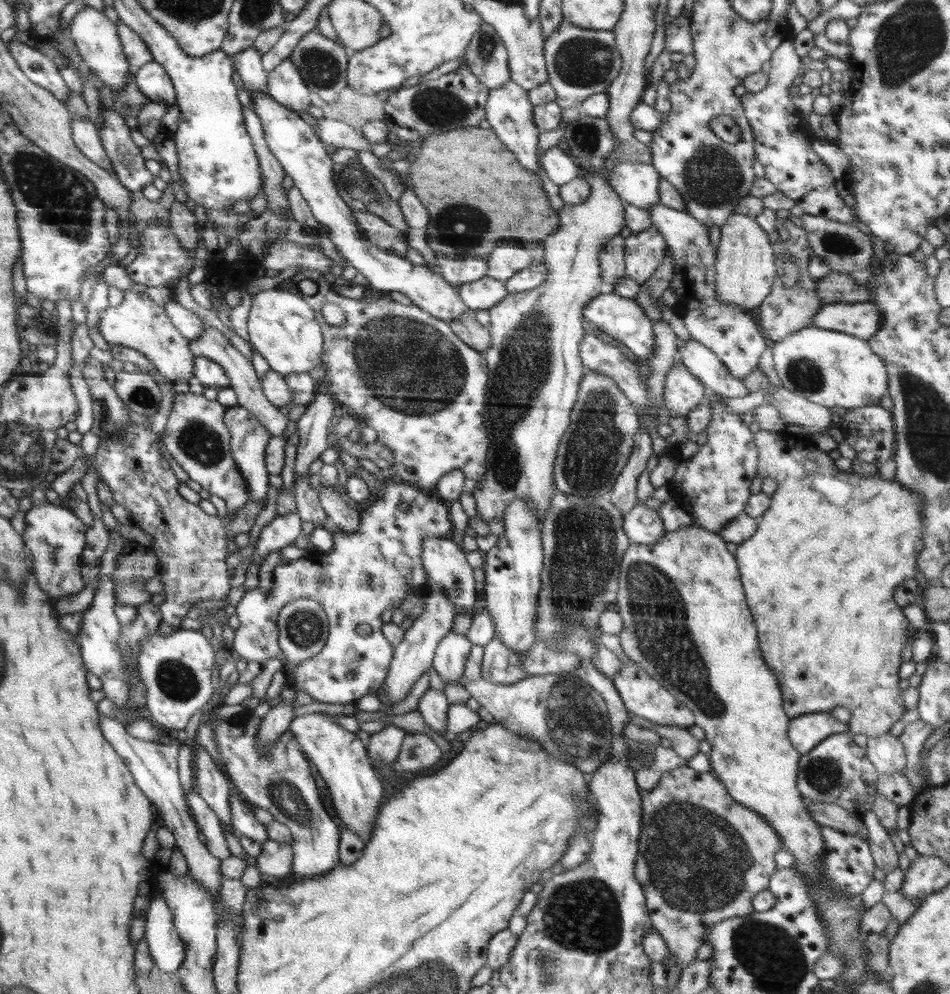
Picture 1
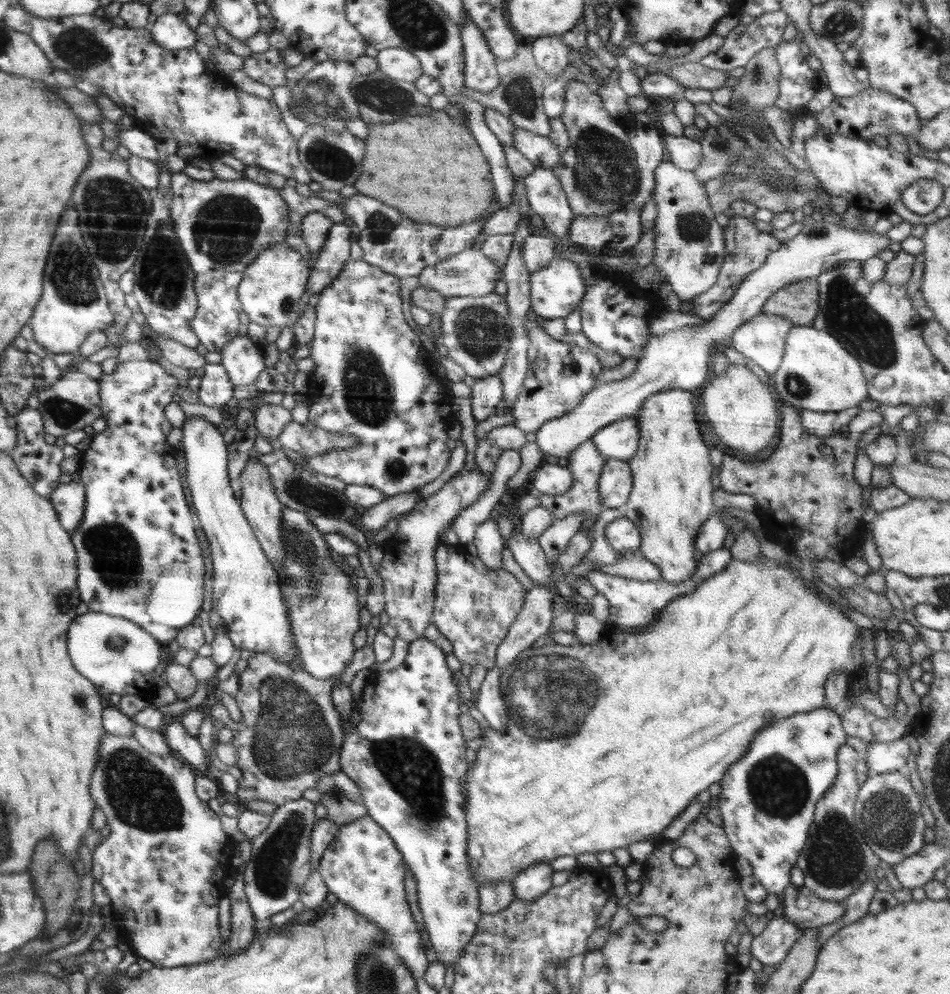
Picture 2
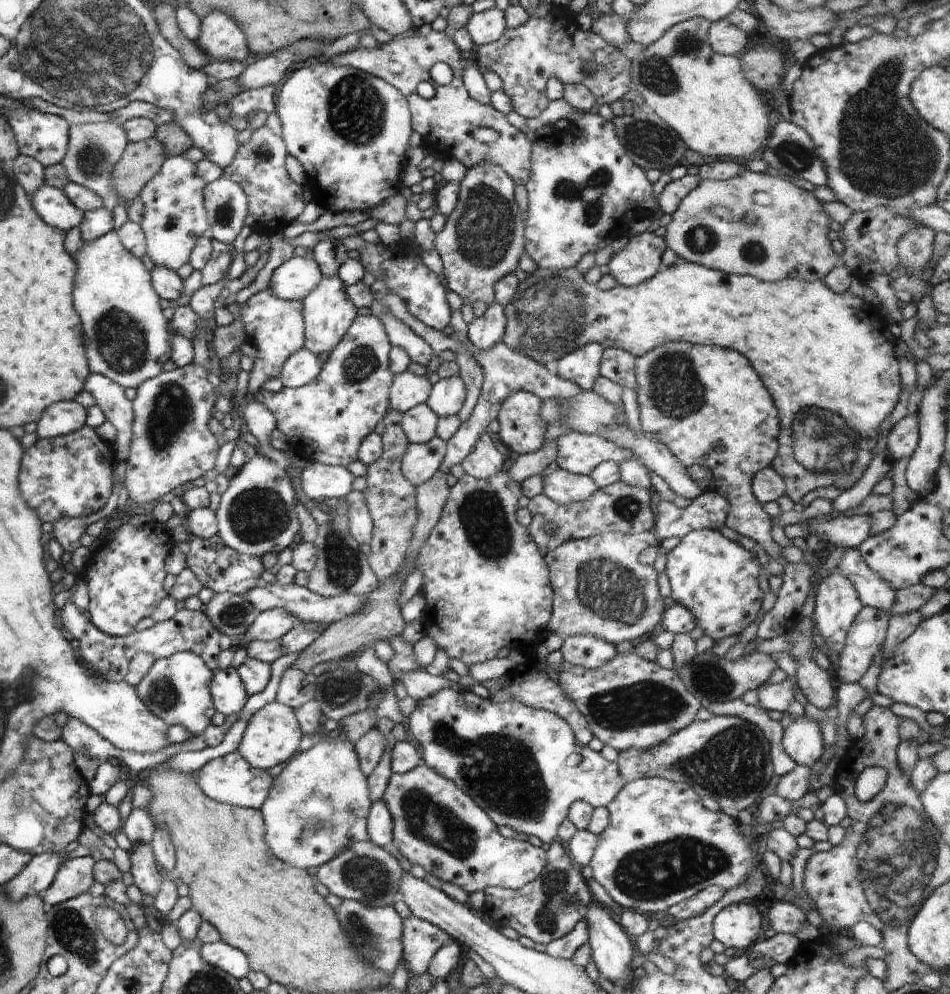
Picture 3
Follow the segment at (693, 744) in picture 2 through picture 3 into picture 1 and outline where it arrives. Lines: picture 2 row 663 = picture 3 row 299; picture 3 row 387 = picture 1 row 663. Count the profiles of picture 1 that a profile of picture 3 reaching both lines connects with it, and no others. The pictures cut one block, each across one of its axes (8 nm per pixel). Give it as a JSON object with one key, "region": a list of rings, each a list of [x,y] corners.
{"region":[[[760,429],[754,433],[754,442],[759,452],[757,464],[760,478],[772,478],[778,483],[778,489],[771,496],[768,510],[760,517],[760,523],[754,535],[740,543],[736,548],[736,562],[740,572],[740,580],[745,592],[746,604],[754,618],[758,644],[768,670],[776,676],[784,703],[783,710],[788,719],[794,719],[809,713],[830,713],[834,708],[843,707],[850,712],[849,731],[854,735],[877,737],[888,733],[896,722],[900,721],[907,712],[902,699],[902,688],[899,683],[899,668],[901,665],[902,649],[908,640],[908,619],[902,608],[894,602],[896,587],[906,580],[918,577],[917,560],[922,549],[922,502],[918,495],[903,488],[897,481],[883,479],[879,473],[870,476],[860,476],[853,469],[842,472],[836,468],[834,461],[827,453],[820,451],[814,439],[807,434],[794,435],[787,430],[770,432]]]}

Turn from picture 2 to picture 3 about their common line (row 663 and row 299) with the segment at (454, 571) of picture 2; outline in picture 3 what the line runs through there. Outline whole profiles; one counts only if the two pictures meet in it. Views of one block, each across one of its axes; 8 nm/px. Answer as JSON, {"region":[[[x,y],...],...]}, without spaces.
{"region":[[[484,158],[480,164],[468,168],[459,182],[458,204],[434,238],[444,264],[442,277],[446,288],[468,304],[482,300],[490,306],[495,302],[496,282],[518,268],[525,250],[525,219],[519,213],[515,190],[514,180],[498,164],[492,164],[490,158]]]}

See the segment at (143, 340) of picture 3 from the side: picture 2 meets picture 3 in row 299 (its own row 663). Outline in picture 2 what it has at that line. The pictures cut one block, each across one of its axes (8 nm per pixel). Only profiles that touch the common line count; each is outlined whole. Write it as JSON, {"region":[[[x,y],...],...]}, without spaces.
{"region":[[[89,610],[86,614],[78,615],[78,620],[70,624],[66,638],[70,644],[70,656],[74,656],[74,668],[110,694],[123,697],[146,688],[161,662],[162,644],[141,625],[121,616]]]}

